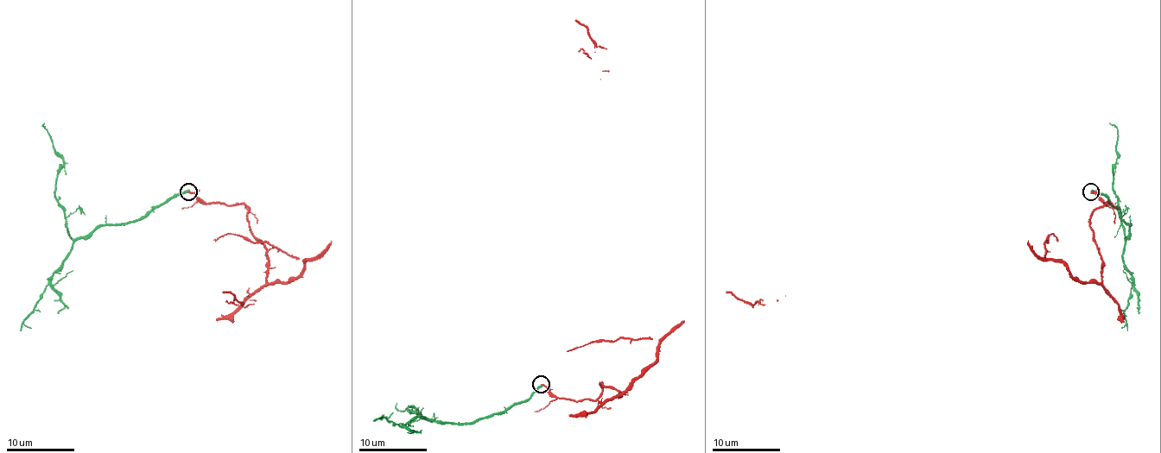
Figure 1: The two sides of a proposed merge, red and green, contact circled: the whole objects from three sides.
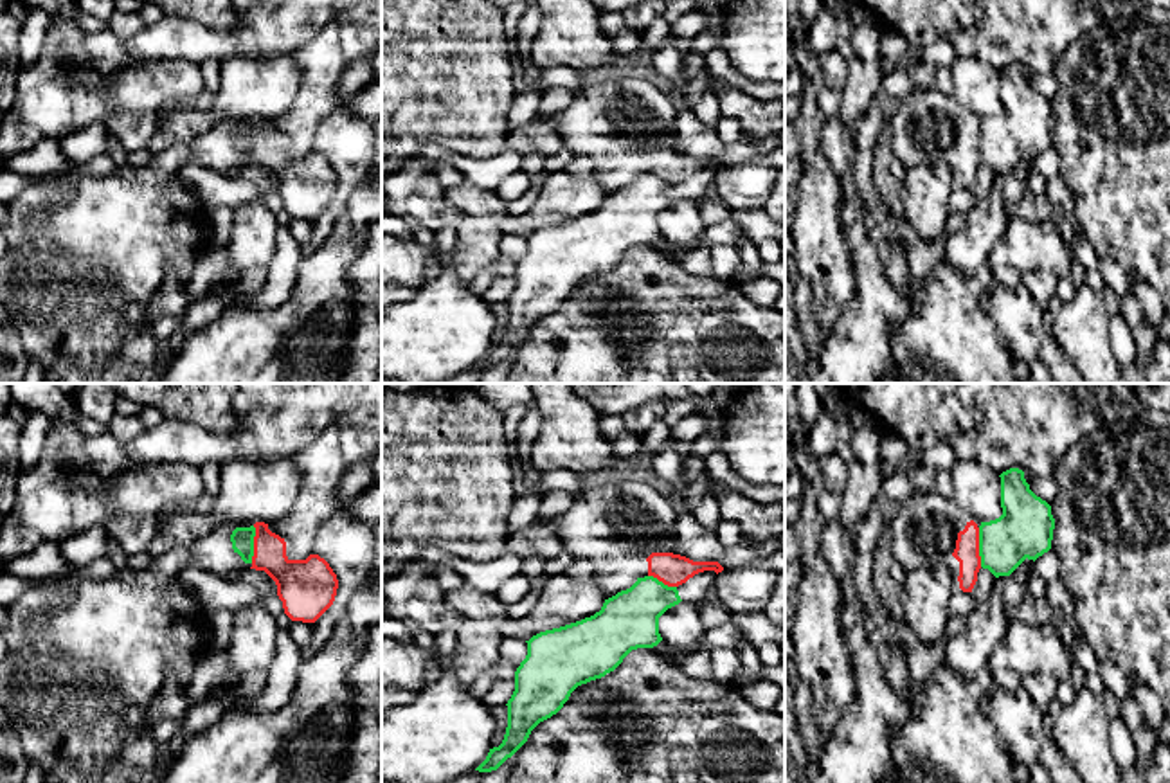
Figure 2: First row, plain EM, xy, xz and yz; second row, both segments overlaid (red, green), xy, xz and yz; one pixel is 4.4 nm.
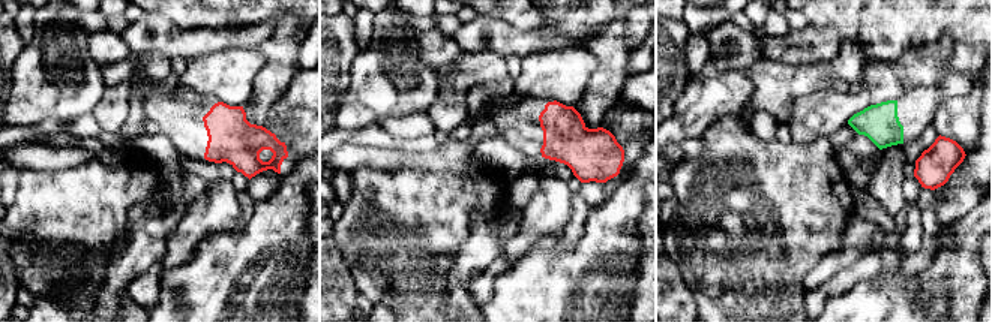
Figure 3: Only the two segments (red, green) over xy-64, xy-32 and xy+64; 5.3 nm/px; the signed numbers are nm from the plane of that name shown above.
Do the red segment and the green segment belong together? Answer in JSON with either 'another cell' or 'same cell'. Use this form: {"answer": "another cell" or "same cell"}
{"answer": "another cell"}

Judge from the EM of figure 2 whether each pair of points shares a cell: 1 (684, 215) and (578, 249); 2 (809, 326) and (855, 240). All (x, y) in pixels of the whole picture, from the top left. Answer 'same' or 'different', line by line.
1: different
2: different

